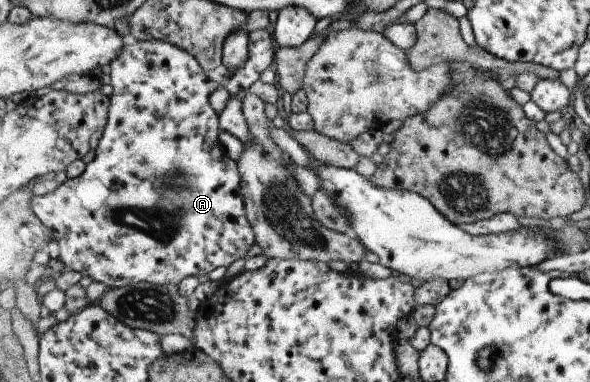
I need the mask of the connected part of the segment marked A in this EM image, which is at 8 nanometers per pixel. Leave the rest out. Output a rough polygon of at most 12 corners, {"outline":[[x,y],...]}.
{"outline":[[174,43],[108,67],[58,262],[180,285],[255,242],[219,87]]}

